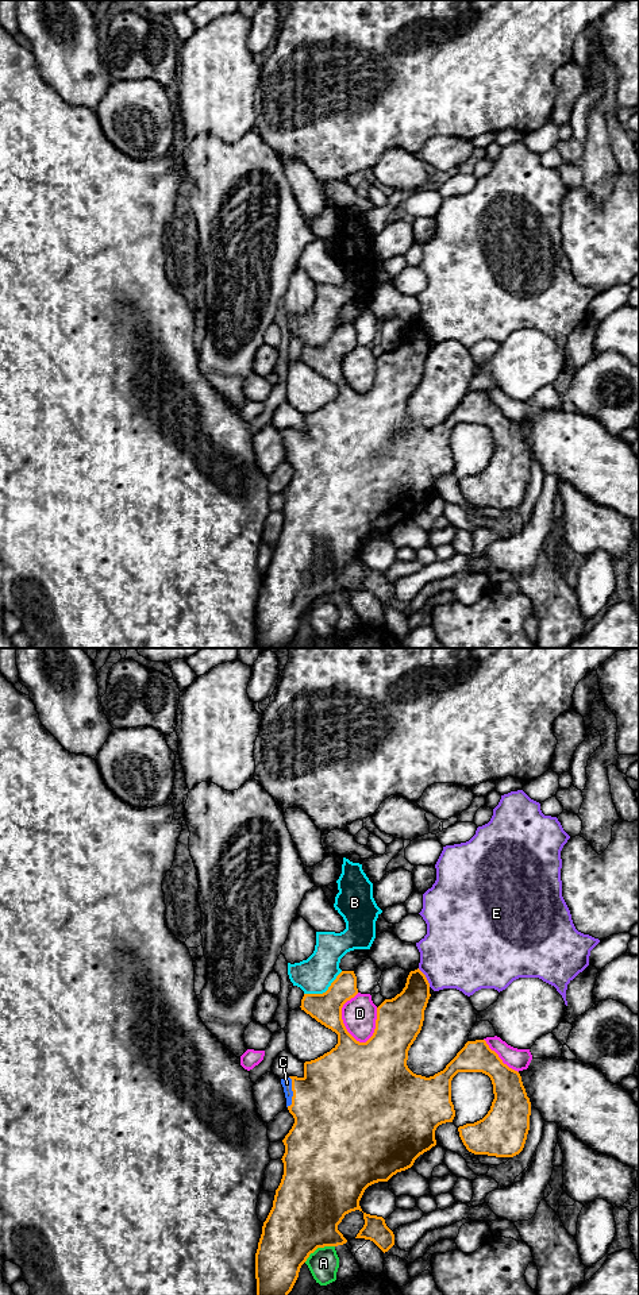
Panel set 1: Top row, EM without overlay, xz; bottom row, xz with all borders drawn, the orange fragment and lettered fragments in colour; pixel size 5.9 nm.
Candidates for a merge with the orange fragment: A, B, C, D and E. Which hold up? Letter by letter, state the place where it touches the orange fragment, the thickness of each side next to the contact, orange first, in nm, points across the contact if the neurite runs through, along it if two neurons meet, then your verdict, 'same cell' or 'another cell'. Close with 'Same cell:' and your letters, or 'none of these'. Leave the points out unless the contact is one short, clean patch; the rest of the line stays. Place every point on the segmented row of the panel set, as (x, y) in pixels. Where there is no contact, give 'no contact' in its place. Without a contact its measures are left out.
A: meets orange in xz at (318, 1247); 420 nm thick on the orange side, 180 nm on the other; another cell
B: meets orange in xz at (326, 991); 180 nm thick on the orange side, 220 nm on the other; another cell
C: meets orange in xz at (293, 1093); 480 nm thick on the orange side, 60 nm on the other; runs through xz (334, 1103), (322, 1103), (293, 1093), (287, 1083); same cell
D: meets orange in xz at (342, 1020); 240 nm thick on the orange side, 200 nm on the other; another cell
E: meets orange in xz at (426, 978); 240 nm thick on the orange side, 440 nm on the other; another cell
Same cell: C

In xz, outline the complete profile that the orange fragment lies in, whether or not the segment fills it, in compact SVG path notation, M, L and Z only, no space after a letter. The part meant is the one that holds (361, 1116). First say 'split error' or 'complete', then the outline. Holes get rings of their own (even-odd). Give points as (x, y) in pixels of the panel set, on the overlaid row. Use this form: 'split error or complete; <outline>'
split error; M417 968L411 971L405 987L392 999L385 999L377 1007L376 1029L366 1042L357 1041L342 1020L343 1005L358 994L354 971L342 971L323 994L304 994L301 1010L338 1034L338 1044L323 1056L304 1063L304 1076L281 1079L286 1107L295 1124L282 1140L284 1175L276 1190L273 1207L263 1222L262 1234L255 1253L257 1295L288 1295L301 1265L317 1248L338 1246L347 1242L338 1230L346 1214L359 1210L365 1190L378 1182L388 1182L397 1172L411 1168L415 1160L436 1145L435 1130L439 1125L453 1122L455 1117L451 1102L451 1080L458 1072L482 1072L493 1084L494 1099L488 1114L474 1122L458 1128L466 1149L474 1155L513 1157L526 1144L530 1130L531 1102L521 1076L509 1068L485 1040L467 1041L446 1068L426 1078L413 1074L408 1065L408 1051L421 1030L424 1010L430 994L430 983Z

